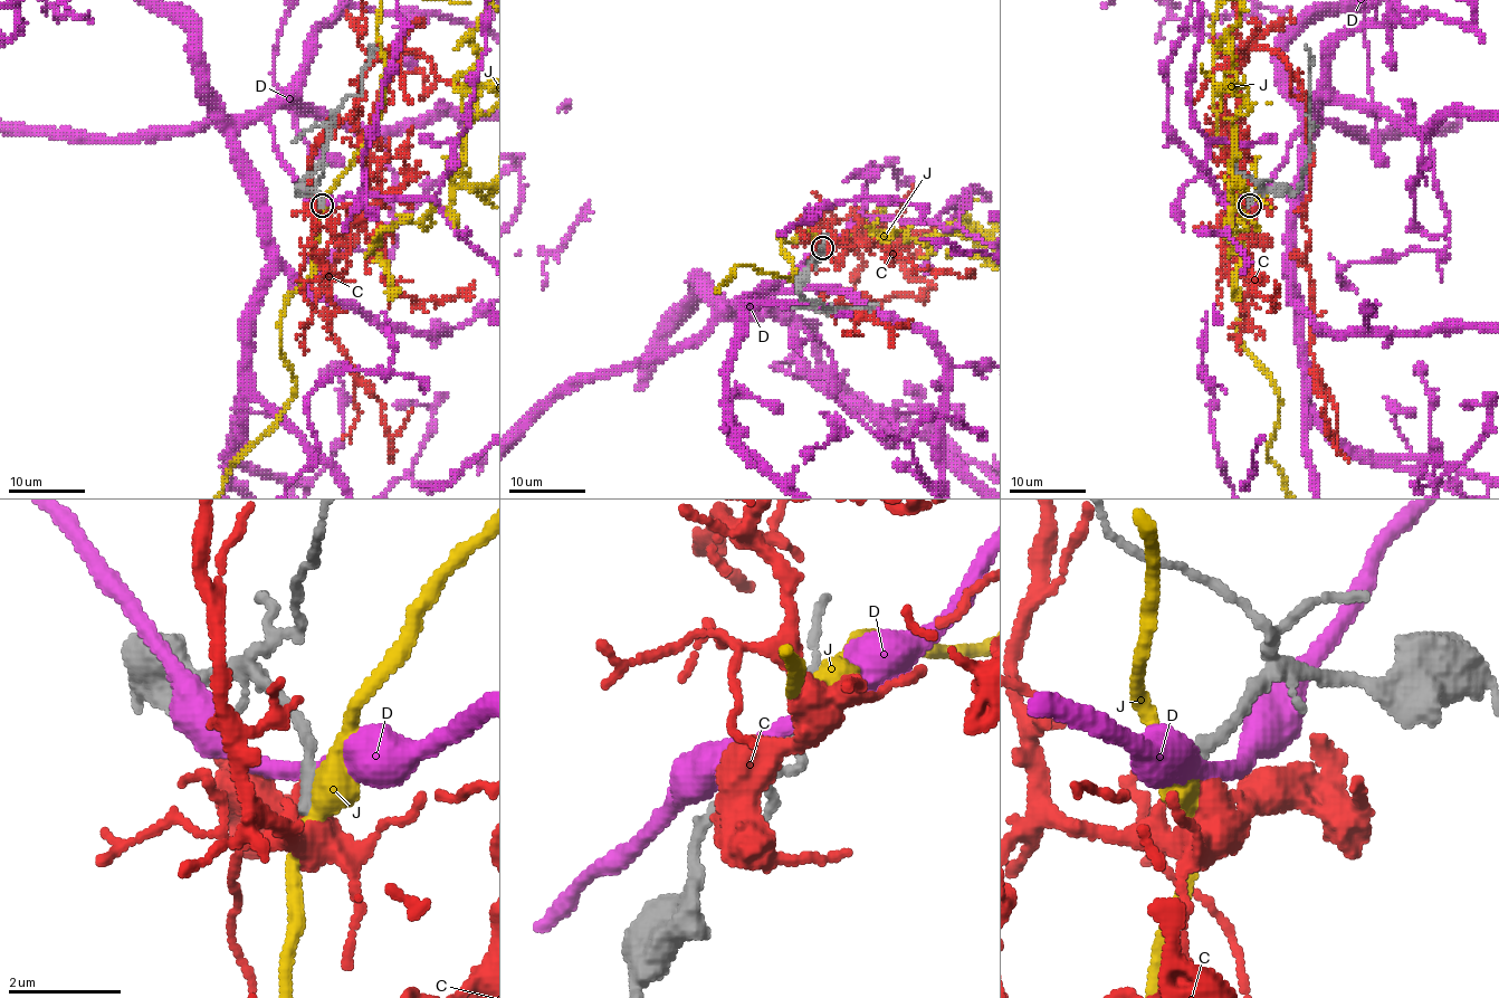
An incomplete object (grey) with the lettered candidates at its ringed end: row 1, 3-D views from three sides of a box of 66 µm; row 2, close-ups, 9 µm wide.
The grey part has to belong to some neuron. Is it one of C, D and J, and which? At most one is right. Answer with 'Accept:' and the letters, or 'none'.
Accept: C

